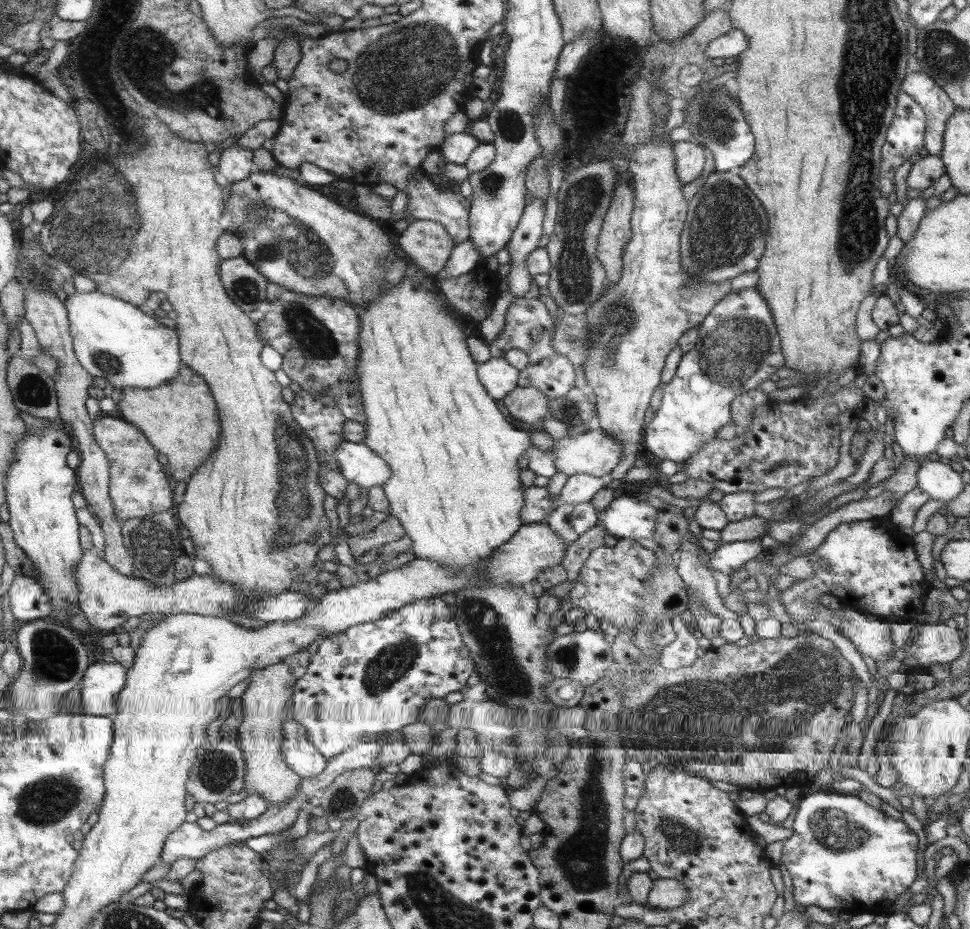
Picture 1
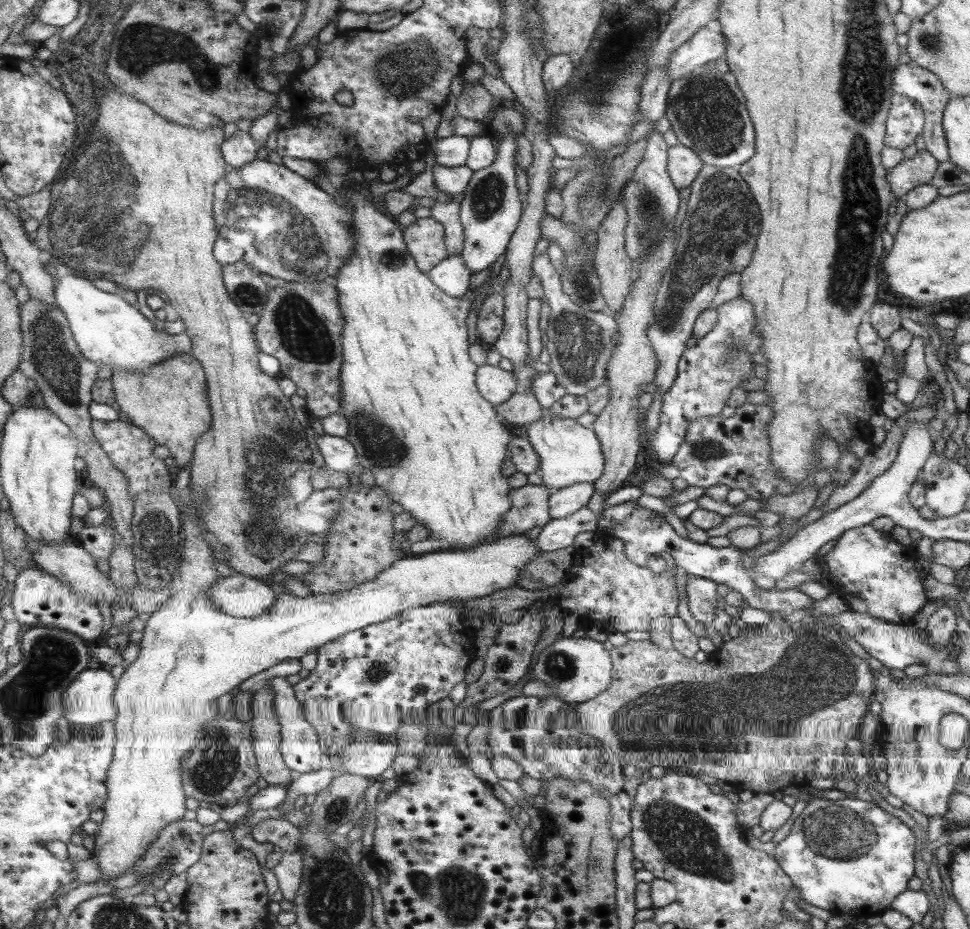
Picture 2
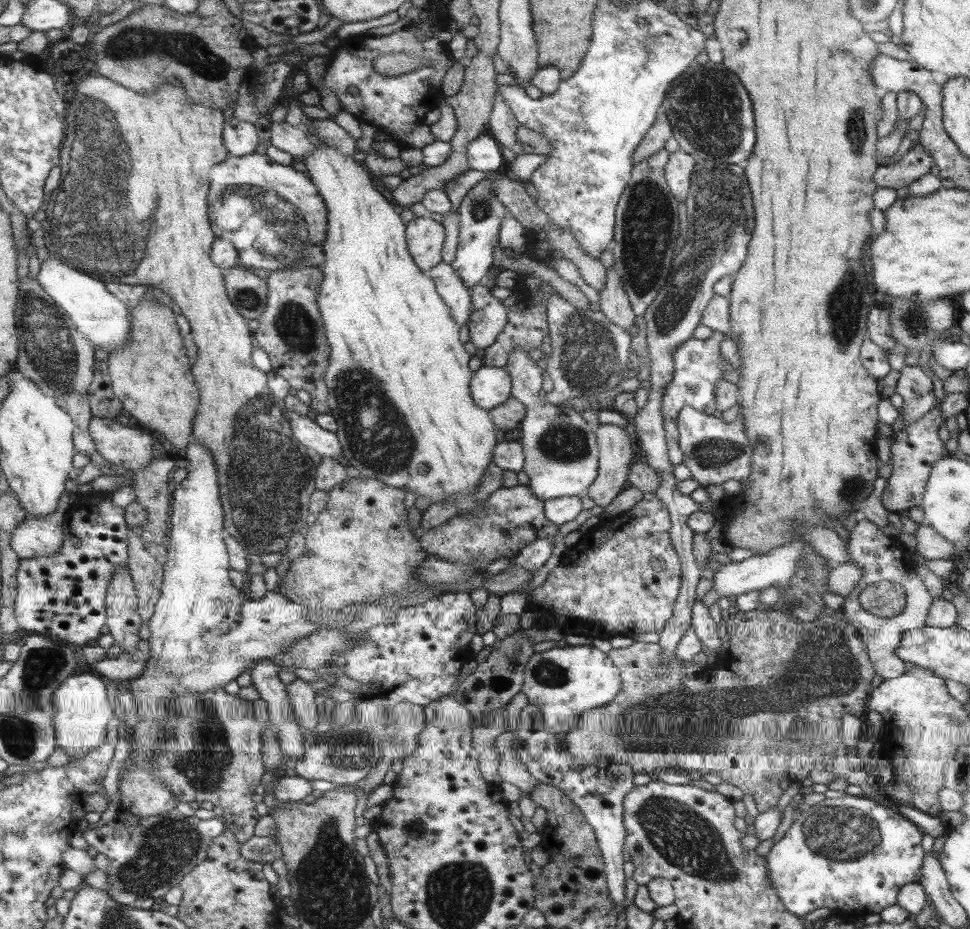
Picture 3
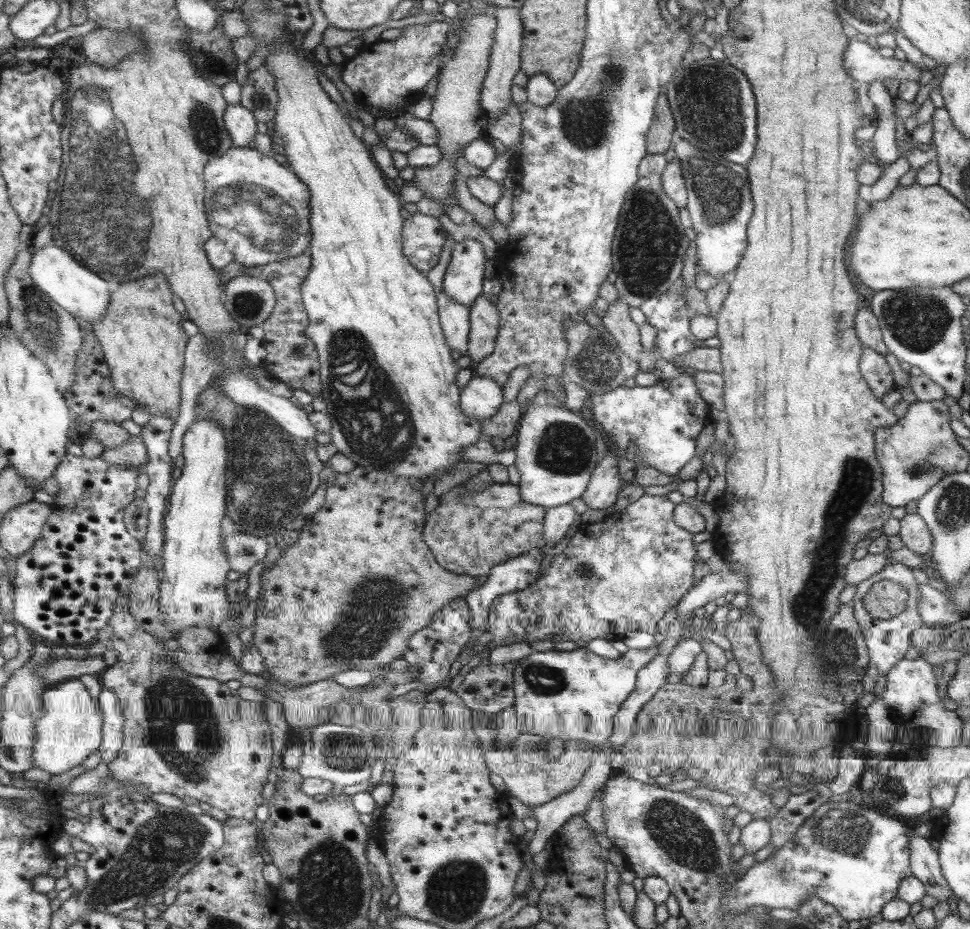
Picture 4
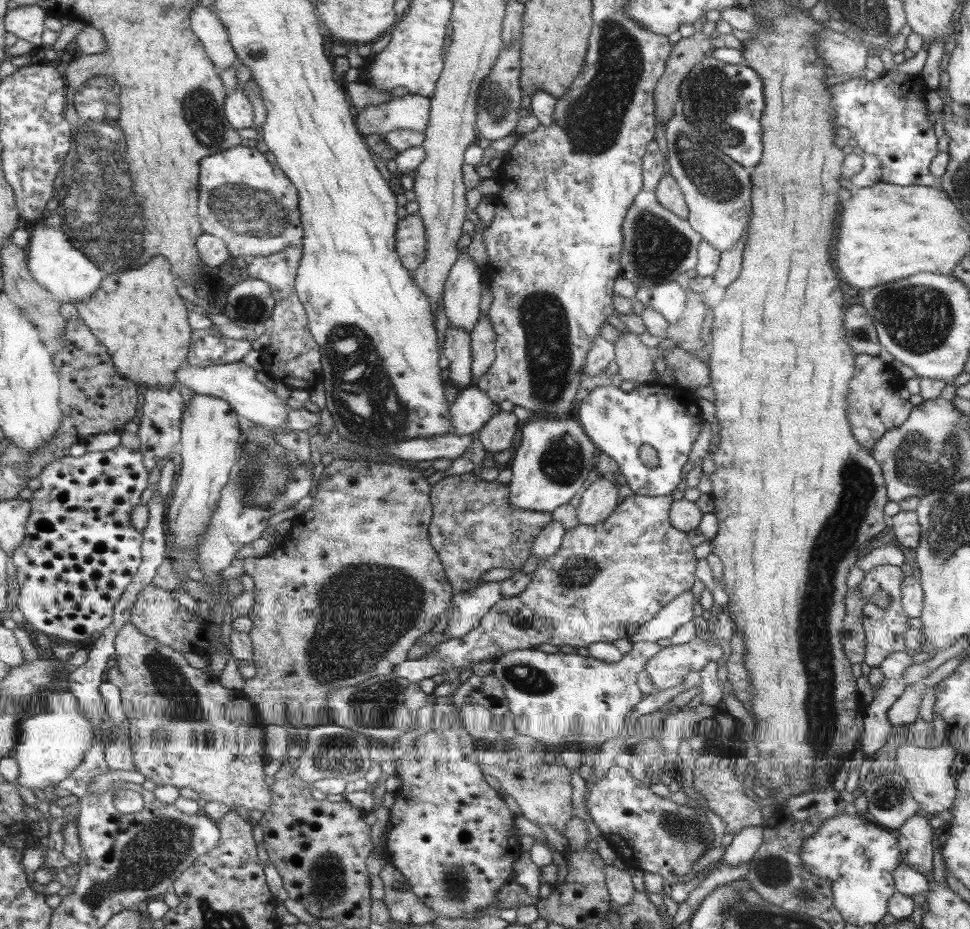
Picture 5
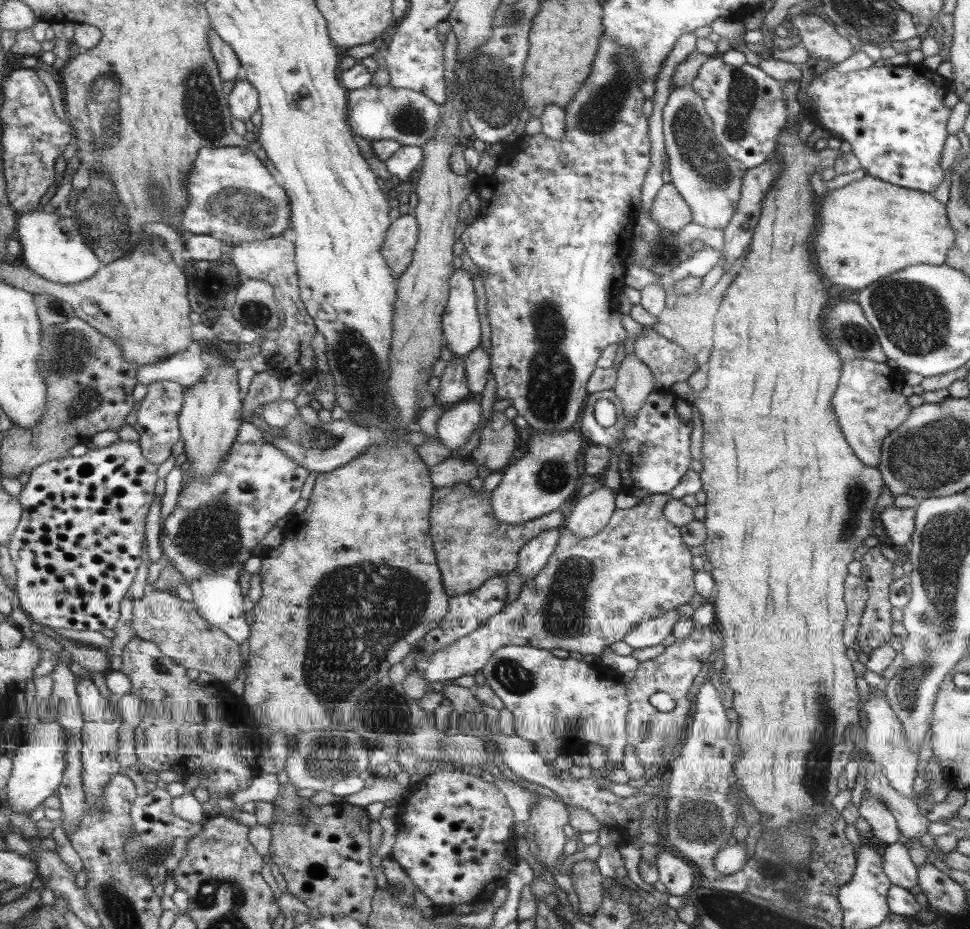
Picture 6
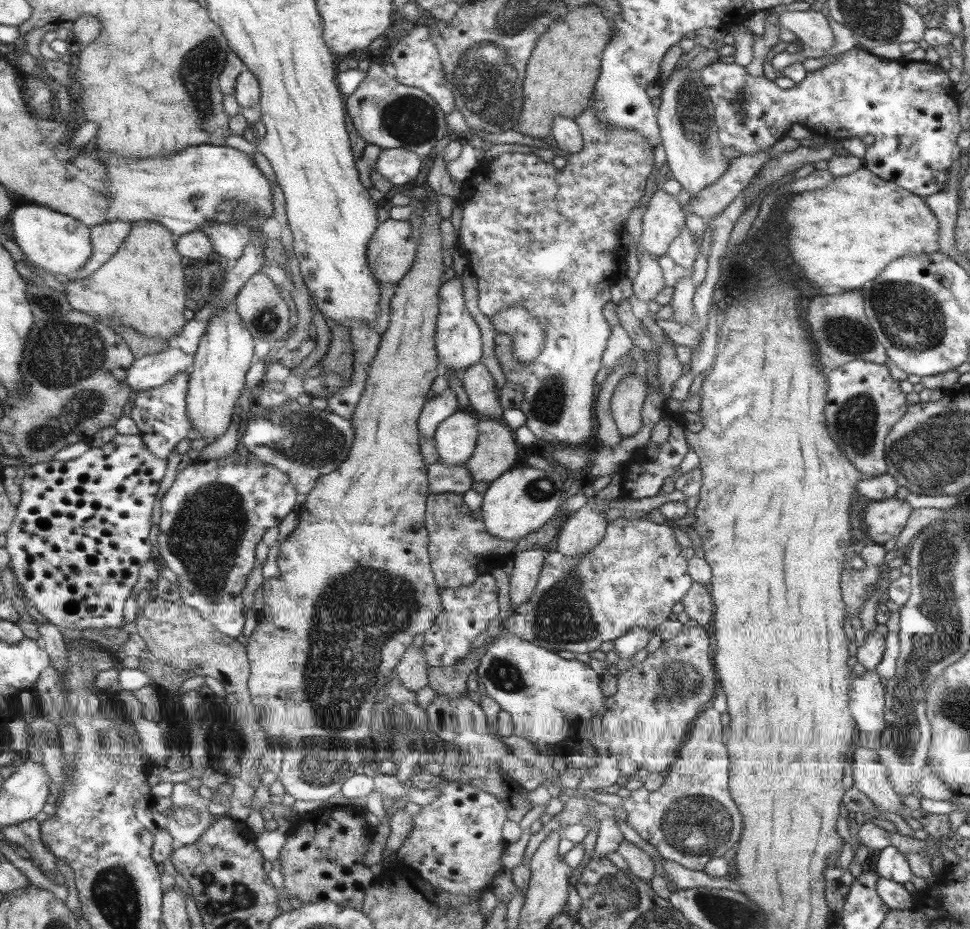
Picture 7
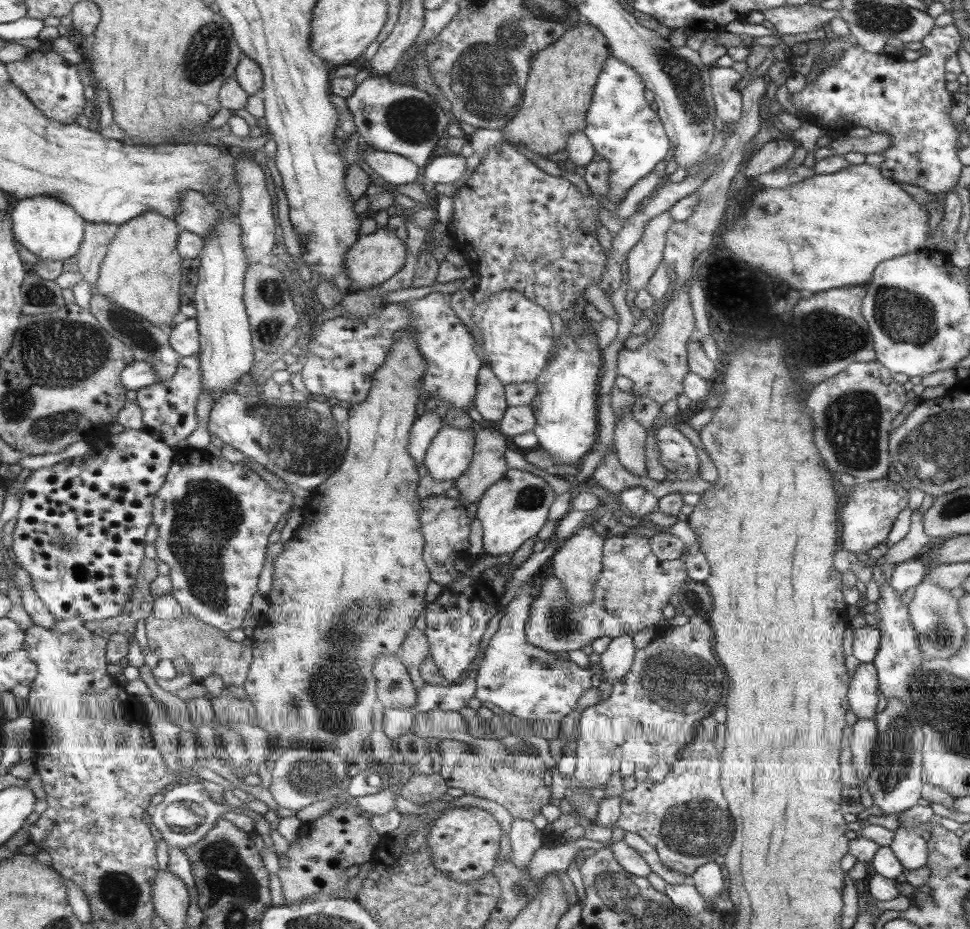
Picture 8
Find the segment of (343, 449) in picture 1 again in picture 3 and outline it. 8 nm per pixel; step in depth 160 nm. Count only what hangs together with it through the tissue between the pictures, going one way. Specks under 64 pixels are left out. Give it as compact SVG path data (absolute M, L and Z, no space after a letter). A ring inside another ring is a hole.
M284 411L293 438L298 440L309 452L319 454L322 458L337 458L342 454L342 446L335 433L323 430L307 416L299 416L293 411Z

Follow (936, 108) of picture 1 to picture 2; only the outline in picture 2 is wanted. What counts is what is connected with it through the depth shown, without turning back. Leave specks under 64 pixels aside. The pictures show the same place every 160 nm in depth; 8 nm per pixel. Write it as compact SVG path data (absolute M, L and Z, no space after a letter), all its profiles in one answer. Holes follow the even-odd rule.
M912 62L899 64L892 74L893 93L900 94L907 98L915 99L919 106L922 106L925 115L925 125L923 129L923 140L925 150L938 162L945 162L949 158L949 150L946 145L945 128L942 126L942 114L945 111L948 102L950 102L950 93L946 91L938 78L938 75L925 70Z

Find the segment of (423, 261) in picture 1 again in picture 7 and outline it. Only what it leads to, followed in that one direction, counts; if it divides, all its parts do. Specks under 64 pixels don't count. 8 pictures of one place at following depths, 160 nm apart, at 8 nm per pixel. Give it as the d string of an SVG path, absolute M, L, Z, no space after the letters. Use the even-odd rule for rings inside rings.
M386 219L367 244L367 266L380 283L397 284L415 258L415 238L408 221Z

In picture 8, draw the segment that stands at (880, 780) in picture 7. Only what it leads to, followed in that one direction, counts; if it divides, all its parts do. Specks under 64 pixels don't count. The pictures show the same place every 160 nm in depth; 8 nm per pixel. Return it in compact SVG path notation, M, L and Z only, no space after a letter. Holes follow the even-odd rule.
M859 718L851 727L849 740L851 763L861 782L865 782L871 773L870 758L876 739L877 730L874 720Z

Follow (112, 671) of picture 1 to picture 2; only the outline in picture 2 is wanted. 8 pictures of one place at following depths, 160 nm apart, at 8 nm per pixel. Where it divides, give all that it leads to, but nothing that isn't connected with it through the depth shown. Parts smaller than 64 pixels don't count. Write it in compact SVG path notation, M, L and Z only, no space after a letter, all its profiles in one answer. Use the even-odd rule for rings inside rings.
M87 668L80 674L75 682L64 692L65 718L75 729L81 730L79 734L91 734L105 721L114 721L118 710L114 696L118 687L118 681L109 670L102 668Z

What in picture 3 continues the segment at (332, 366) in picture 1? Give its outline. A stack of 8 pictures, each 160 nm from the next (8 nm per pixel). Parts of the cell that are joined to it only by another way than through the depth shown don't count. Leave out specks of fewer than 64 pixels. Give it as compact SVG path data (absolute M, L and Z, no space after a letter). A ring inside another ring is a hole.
M309 267L295 271L272 271L266 279L266 286L269 293L266 296L266 309L256 320L259 326L255 330L256 346L259 347L269 357L271 363L271 372L282 376L290 388L303 390L309 393L309 407L318 414L329 413L329 404L327 403L327 387L324 379L326 369L328 368L328 358L330 358L330 344L323 330L323 322L319 316L319 306L316 305L317 291L323 281L323 275L320 268Z

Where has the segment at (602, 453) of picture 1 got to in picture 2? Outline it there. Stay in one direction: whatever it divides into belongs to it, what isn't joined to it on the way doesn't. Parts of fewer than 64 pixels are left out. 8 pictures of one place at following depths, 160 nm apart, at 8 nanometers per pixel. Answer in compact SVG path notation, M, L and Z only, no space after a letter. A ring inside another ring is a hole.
M553 418L553 424L547 421L535 421L525 426L525 438L530 442L539 457L539 475L544 487L553 492L578 482L594 483L602 476L606 459L602 446L593 436L591 427L581 428L573 418Z

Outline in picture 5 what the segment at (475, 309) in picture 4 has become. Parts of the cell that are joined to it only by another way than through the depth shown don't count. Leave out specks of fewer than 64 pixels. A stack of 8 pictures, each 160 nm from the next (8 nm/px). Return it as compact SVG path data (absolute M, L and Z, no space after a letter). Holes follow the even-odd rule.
M479 318L471 328L470 336L470 375L477 381L489 365L494 361L494 338L489 318Z

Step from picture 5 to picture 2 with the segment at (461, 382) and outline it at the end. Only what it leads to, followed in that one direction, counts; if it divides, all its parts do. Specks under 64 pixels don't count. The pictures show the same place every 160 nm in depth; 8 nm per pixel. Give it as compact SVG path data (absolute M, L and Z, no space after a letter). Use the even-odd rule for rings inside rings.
M459 255L446 257L427 274L435 287L453 298L462 297L468 292L469 278L472 275Z

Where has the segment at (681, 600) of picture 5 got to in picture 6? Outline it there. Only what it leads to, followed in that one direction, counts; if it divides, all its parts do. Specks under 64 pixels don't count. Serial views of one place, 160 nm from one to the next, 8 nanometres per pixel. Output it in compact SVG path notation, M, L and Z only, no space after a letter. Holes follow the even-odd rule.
M676 608L667 610L666 613L660 614L658 617L635 625L622 640L633 650L662 644L663 640L672 632L673 624L679 621L679 617L679 611Z

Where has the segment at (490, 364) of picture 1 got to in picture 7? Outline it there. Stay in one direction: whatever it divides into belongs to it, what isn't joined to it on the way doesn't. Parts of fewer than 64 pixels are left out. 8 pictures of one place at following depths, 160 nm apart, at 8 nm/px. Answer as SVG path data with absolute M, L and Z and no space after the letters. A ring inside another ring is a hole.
M455 411L434 430L438 461L447 466L465 464L474 452L478 436L478 418L466 411Z

